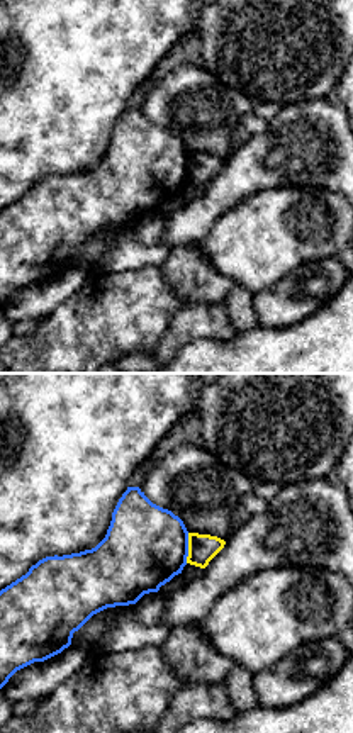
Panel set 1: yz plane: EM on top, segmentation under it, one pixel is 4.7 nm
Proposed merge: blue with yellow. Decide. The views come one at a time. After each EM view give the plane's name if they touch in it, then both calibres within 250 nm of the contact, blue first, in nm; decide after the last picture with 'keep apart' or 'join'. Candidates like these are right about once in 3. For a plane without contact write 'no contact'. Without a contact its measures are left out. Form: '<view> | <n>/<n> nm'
yz | 380/140 nm

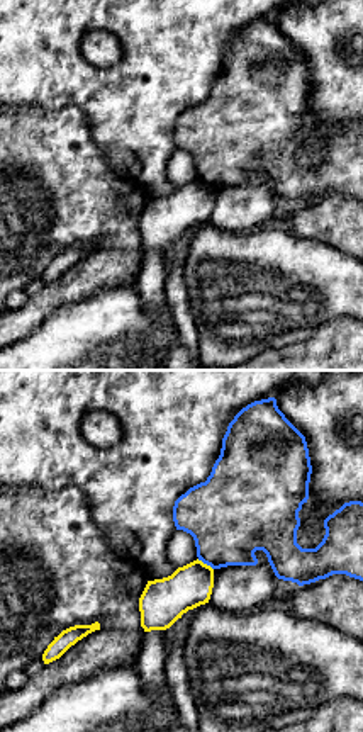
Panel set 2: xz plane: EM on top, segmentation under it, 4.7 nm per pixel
xz | 400/200 nm

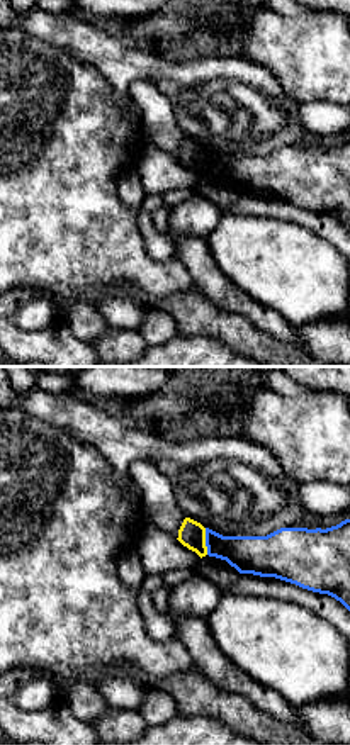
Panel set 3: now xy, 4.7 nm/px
xy | 180/130 nm

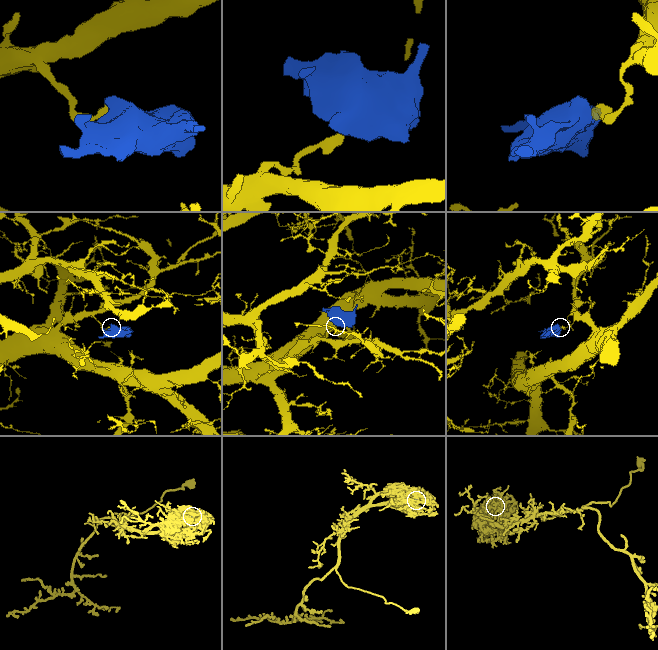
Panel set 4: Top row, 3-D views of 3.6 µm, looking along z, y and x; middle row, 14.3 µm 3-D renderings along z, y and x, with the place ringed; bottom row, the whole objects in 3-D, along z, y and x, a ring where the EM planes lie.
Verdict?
keep apart

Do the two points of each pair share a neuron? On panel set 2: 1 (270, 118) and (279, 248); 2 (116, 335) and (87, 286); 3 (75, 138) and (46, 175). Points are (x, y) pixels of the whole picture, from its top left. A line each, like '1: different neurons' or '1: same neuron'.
1: different neurons
2: different neurons
3: same neuron

